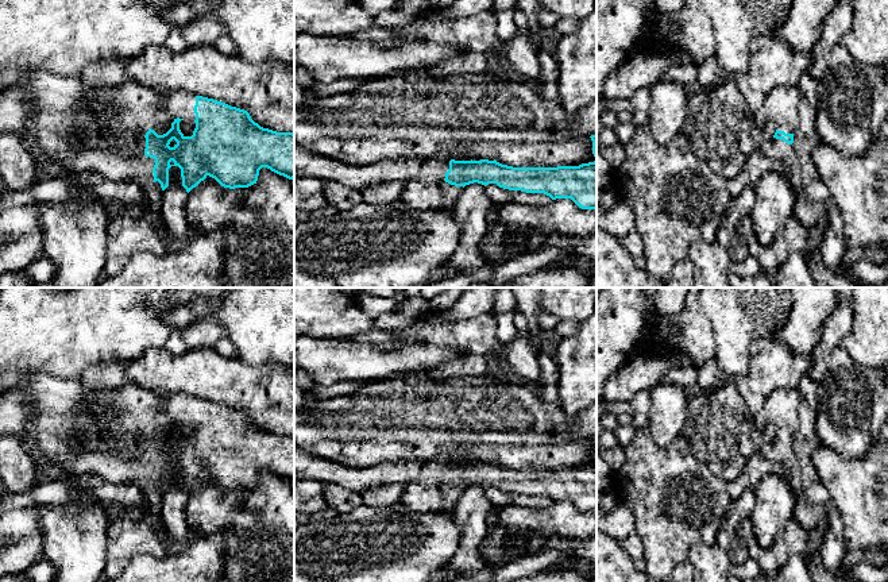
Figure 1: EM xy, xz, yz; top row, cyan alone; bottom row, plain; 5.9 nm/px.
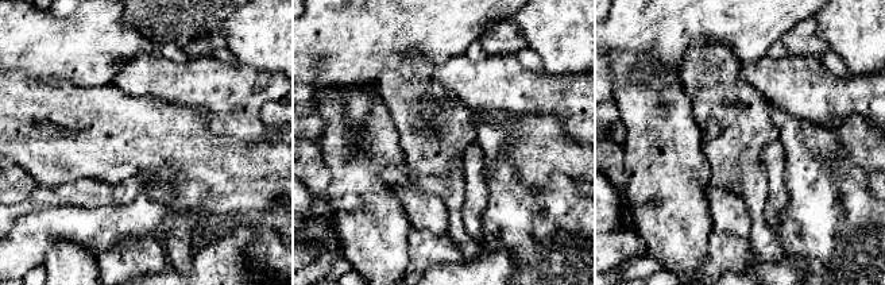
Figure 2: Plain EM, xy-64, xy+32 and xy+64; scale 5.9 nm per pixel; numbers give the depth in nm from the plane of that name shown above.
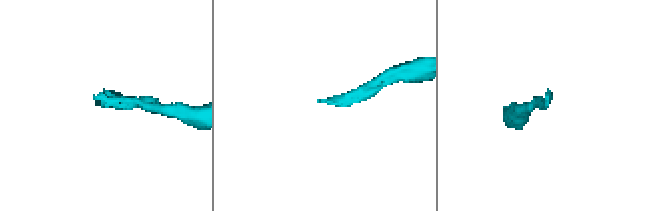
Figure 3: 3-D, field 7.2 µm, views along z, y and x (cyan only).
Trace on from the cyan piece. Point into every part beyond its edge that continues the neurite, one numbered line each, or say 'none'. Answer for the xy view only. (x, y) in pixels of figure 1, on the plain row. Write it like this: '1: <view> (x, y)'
1: xy (134, 411)

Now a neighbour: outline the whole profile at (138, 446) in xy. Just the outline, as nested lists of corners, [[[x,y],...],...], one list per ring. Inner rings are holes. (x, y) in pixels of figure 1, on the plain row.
[[[138,436],[134,439],[132,444],[128,447],[128,451],[124,454],[126,459],[138,458],[140,454],[146,451],[146,436]]]

